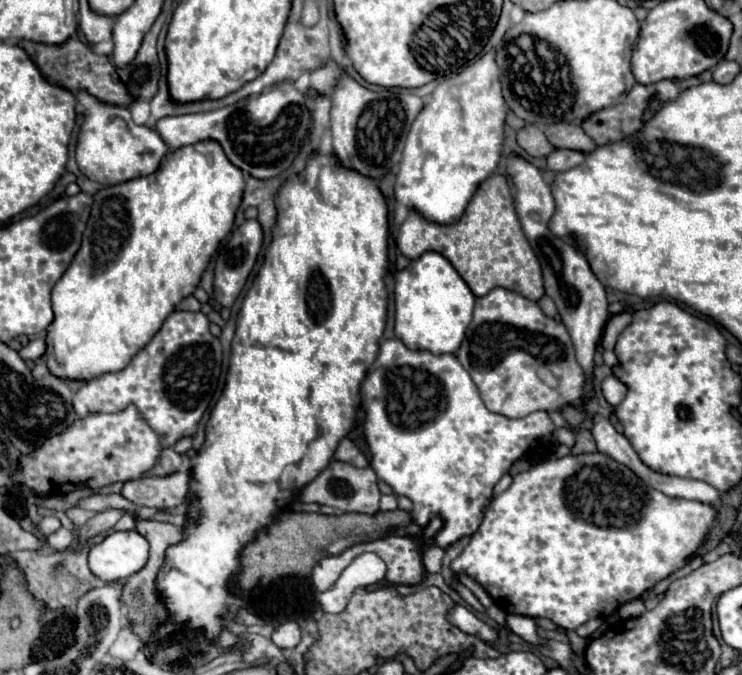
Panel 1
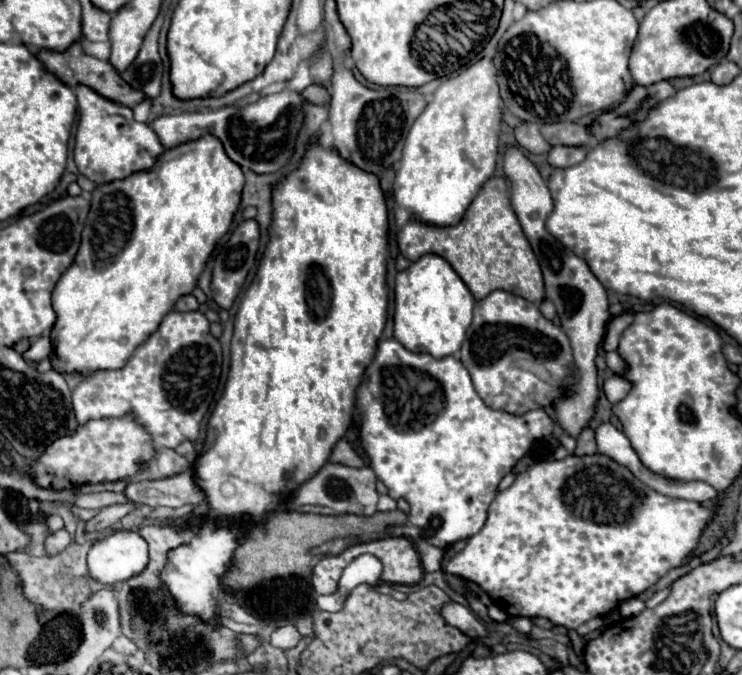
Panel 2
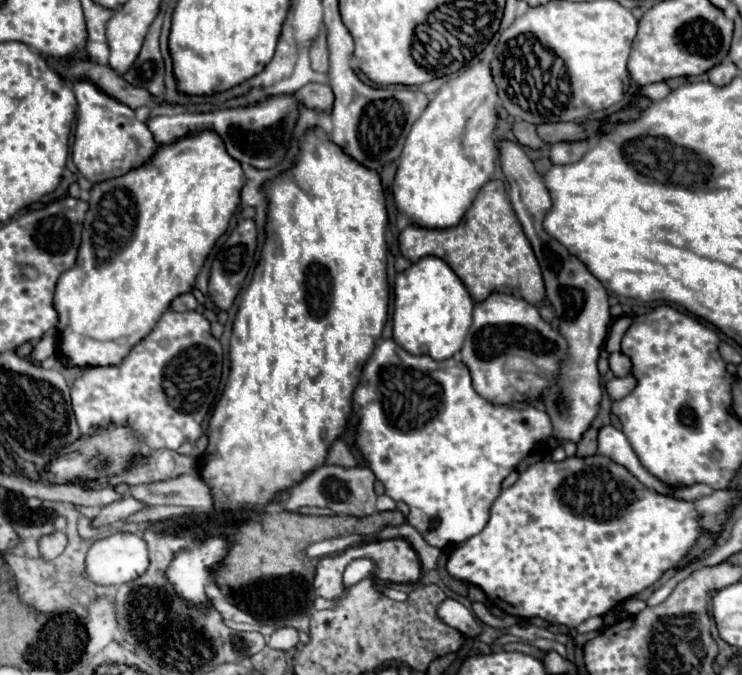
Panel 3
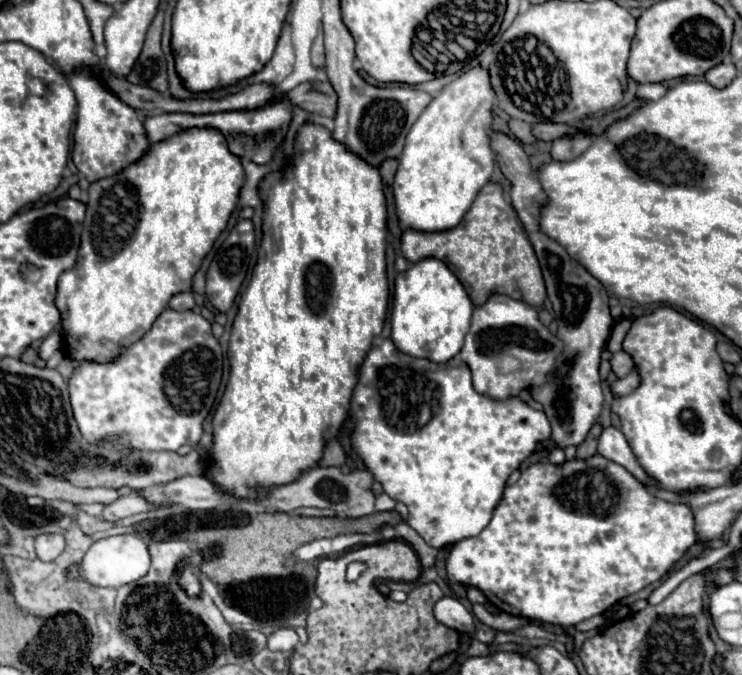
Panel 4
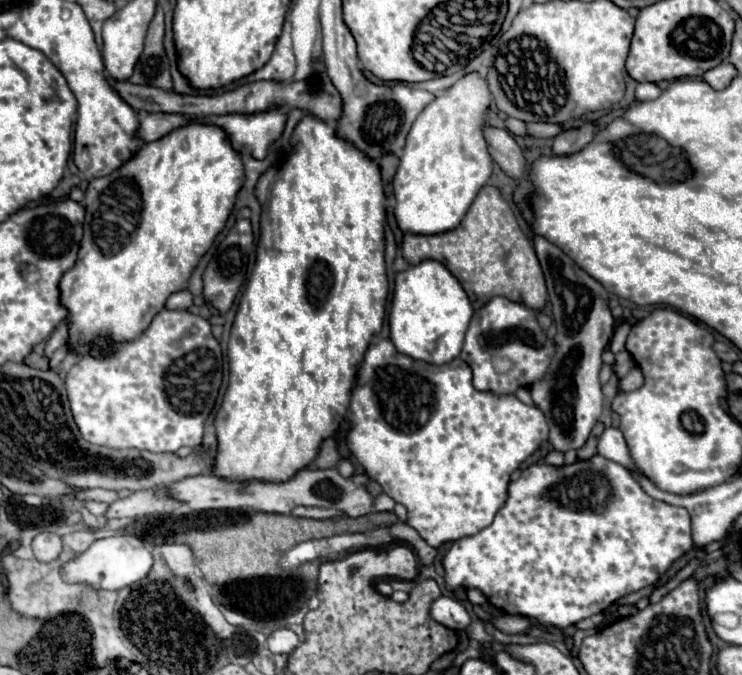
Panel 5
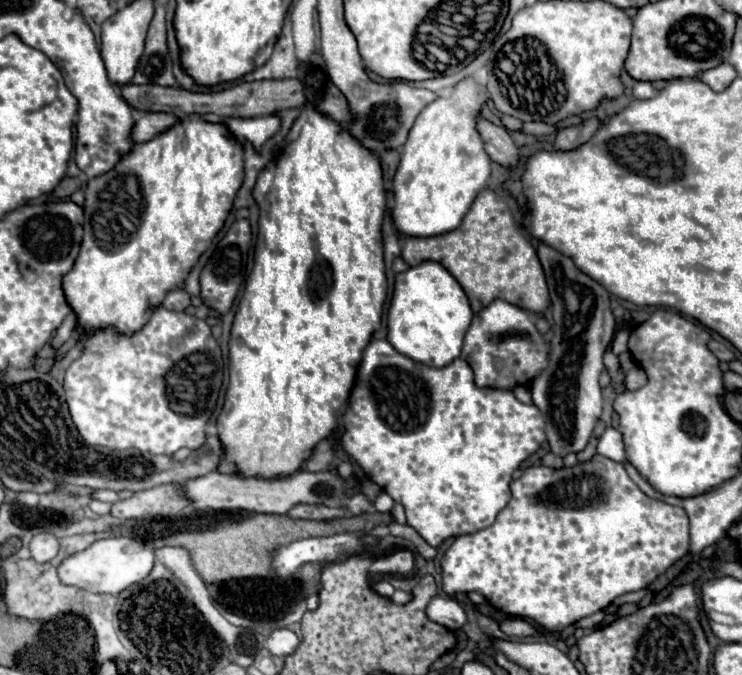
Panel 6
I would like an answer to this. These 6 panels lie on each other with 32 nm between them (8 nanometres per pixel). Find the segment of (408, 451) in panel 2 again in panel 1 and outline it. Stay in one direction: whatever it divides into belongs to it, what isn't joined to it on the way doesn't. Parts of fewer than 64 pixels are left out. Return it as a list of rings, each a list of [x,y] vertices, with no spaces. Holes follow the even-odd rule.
[[[382,340],[376,362],[368,370],[362,384],[362,402],[366,408],[364,434],[372,454],[376,476],[390,484],[396,496],[408,496],[414,502],[412,516],[418,526],[428,526],[434,516],[444,520],[434,544],[448,548],[462,536],[470,536],[480,526],[484,508],[492,500],[494,484],[510,470],[510,466],[528,450],[528,446],[554,432],[554,424],[546,412],[532,412],[524,418],[510,420],[490,412],[454,354],[432,354],[428,350],[410,350],[402,340]]]

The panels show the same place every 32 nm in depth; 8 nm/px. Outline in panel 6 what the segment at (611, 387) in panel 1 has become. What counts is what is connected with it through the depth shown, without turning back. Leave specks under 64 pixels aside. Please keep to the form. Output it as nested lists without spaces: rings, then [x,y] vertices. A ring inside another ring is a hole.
[[[634,366],[634,368],[626,374],[626,378],[624,378],[626,390],[638,390],[638,388],[642,388],[644,384],[646,384],[646,376],[644,376],[644,370],[642,370],[640,366]]]

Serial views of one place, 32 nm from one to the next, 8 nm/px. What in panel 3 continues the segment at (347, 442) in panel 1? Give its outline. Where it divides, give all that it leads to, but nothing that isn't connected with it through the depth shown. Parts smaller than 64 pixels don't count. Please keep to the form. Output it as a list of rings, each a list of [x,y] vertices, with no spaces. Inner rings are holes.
[[[336,440],[330,450],[328,450],[328,458],[326,464],[336,464],[336,466],[358,466],[360,462],[356,460],[356,456],[352,454],[352,450],[348,448],[348,444],[344,440]]]

